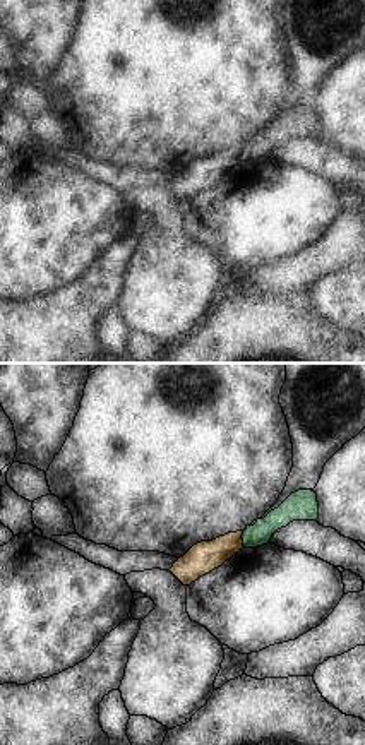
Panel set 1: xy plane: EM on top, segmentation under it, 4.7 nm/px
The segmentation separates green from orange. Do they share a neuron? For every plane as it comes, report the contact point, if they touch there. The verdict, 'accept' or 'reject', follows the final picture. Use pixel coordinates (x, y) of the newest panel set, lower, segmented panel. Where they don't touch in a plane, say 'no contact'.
(242, 538)

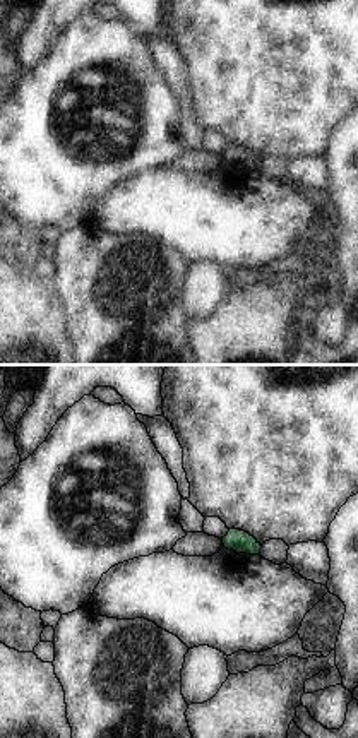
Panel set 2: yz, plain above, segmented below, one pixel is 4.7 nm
no contact

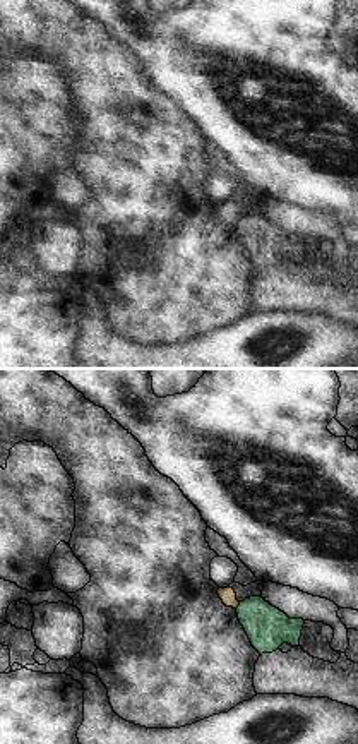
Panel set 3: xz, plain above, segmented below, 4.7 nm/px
(238, 606)

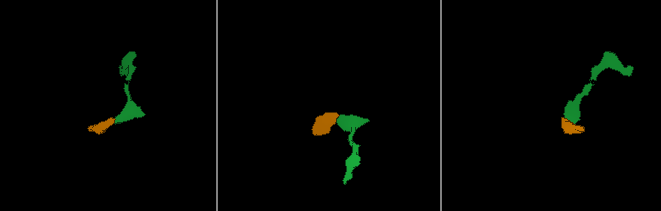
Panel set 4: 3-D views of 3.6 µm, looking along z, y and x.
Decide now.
reject

